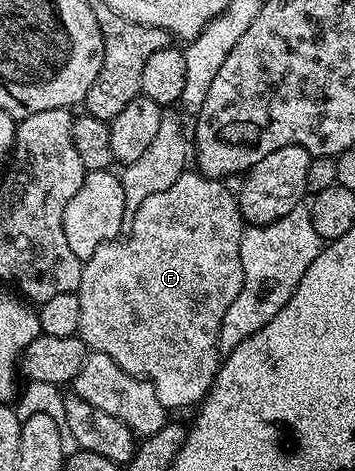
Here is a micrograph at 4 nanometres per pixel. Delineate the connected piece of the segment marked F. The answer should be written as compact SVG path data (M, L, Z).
M185 172L170 188L144 200L140 208L136 210L136 218L130 234L125 235L121 240L105 242L82 263L82 275L76 291L80 300L80 324L77 337L81 338L93 353L108 356L116 364L120 364L124 372L151 382L160 404L170 412L182 410L185 406L197 407L209 392L214 382L214 374L220 365L218 349L220 324L224 320L224 312L228 312L228 307L232 305L232 300L240 296L240 284L244 284L244 268L240 264L240 240L244 229L244 219L238 207L235 191L229 190L226 185L225 181L216 178L206 178L197 172Z

